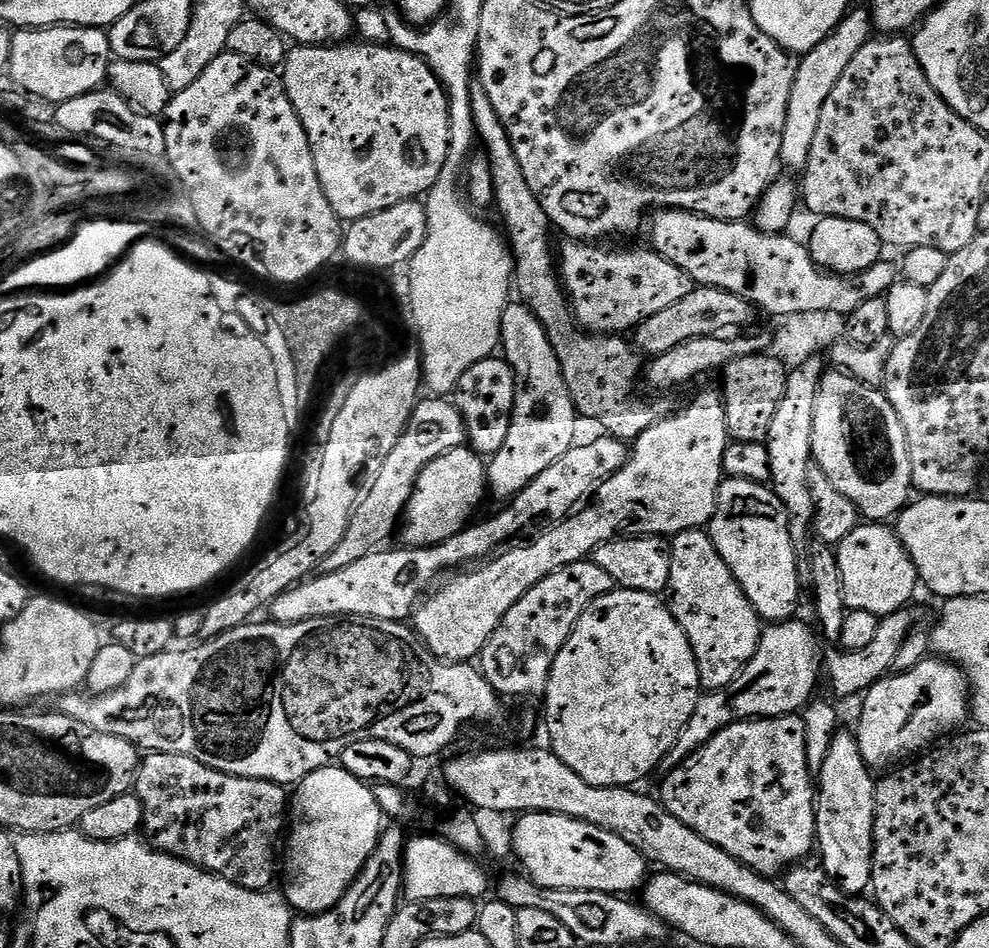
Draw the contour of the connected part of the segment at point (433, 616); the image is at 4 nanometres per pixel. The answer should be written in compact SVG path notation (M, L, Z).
M719 391L698 393L677 416L672 414L660 420L635 440L631 445L630 457L624 464L624 468L618 470L609 480L605 480L600 485L594 502L569 516L562 523L553 524L547 530L541 531L535 537L537 540L533 544L528 544L525 548L510 549L511 547L509 547L507 550L493 555L481 566L467 571L470 573L453 575L456 576L453 580L448 581L440 589L437 587L415 609L414 631L416 635L424 641L426 647L439 660L475 661L479 657L480 651L486 646L486 642L490 642L494 630L498 630L502 618L506 618L506 610L510 610L510 606L514 606L514 602L518 602L518 598L522 598L522 594L526 594L526 590L538 586L538 582L542 582L542 578L546 578L557 572L558 569L570 566L574 562L589 559L598 546L617 538L626 536L671 538L680 532L694 532L703 529L716 513L716 499L720 493L721 483L725 479L724 452L728 449L729 443L723 395Z

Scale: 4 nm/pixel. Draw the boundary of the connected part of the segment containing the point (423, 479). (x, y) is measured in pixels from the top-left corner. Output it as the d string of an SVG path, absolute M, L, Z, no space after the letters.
M471 447L455 448L442 454L442 458L434 458L434 462L430 462L430 466L422 470L408 508L404 511L402 517L403 543L409 548L433 548L436 544L454 538L473 519L472 511L483 502L484 492L486 496L486 464L472 451Z

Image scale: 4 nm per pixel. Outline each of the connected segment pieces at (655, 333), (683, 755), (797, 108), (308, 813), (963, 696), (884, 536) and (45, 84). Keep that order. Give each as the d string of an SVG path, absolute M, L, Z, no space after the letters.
M693 287L690 294L686 294L686 298L681 298L679 302L674 302L674 306L666 306L666 310L661 310L659 314L654 314L654 318L646 318L646 322L642 322L634 329L634 344L637 349L645 357L655 358L666 354L670 350L674 350L679 344L690 342L694 338L706 338L707 336L720 336L727 328L740 328L736 330L744 330L752 319L758 316L757 309L749 302L738 298L738 294L730 294L726 290L718 290L717 288Z
M800 618L782 620L765 627L760 633L758 650L754 658L742 670L742 674L730 686L719 688L716 692L704 692L698 706L694 706L694 714L690 714L690 722L682 730L678 742L668 751L667 763L675 766L683 763L688 757L699 752L714 734L726 730L726 726L739 724L742 720L763 720L769 716L790 716L807 708L809 700L813 699L816 679L820 676L820 644L817 633L808 624L803 624Z
M849 11L844 20L834 29L821 44L816 46L814 50L805 52L799 57L796 66L796 78L794 80L794 90L791 91L790 106L788 107L786 130L782 136L782 150L780 151L780 162L785 169L793 168L796 174L803 173L804 168L808 165L810 158L810 146L814 146L814 134L818 131L818 121L822 119L822 106L826 106L826 98L830 98L830 94L834 91L838 78L842 78L842 74L846 70L846 66L850 66L854 54L858 54L858 50L862 50L862 46L866 46L868 40L874 36L874 20L871 15L868 16L864 12Z
M319 768L295 785L290 796L290 831L286 836L286 851L282 856L282 895L289 906L300 914L329 912L348 892L348 887L356 881L374 854L385 824L375 791L344 768Z
M929 658L914 666L914 670L885 676L868 689L863 700L864 709L860 712L860 725L855 725L854 731L858 746L862 750L862 758L869 766L888 764L891 760L903 761L913 754L923 753L937 742L943 741L949 734L955 733L961 727L959 724L964 719L967 721L970 716L968 677L955 664L943 658Z
M862 522L835 549L838 570L842 570L842 586L846 606L850 610L866 610L881 618L905 607L918 589L916 567L895 527L884 522Z
M53 26L20 30L13 35L7 71L12 81L38 98L46 98L51 104L65 104L87 92L95 92L108 79L108 65L112 63L112 47L108 32L103 28L78 28L75 26Z

